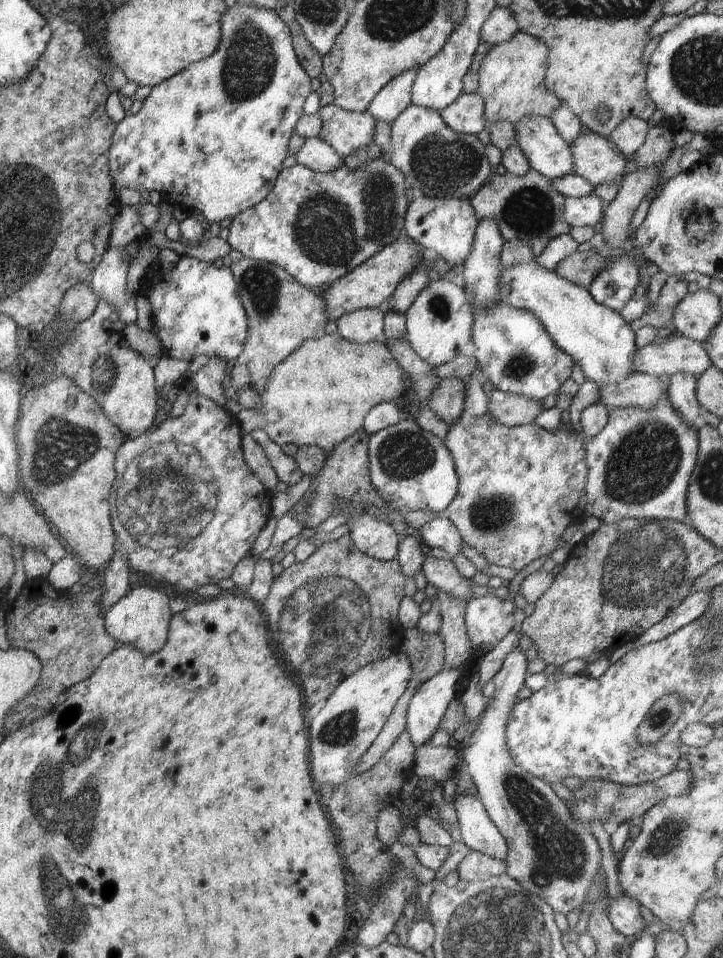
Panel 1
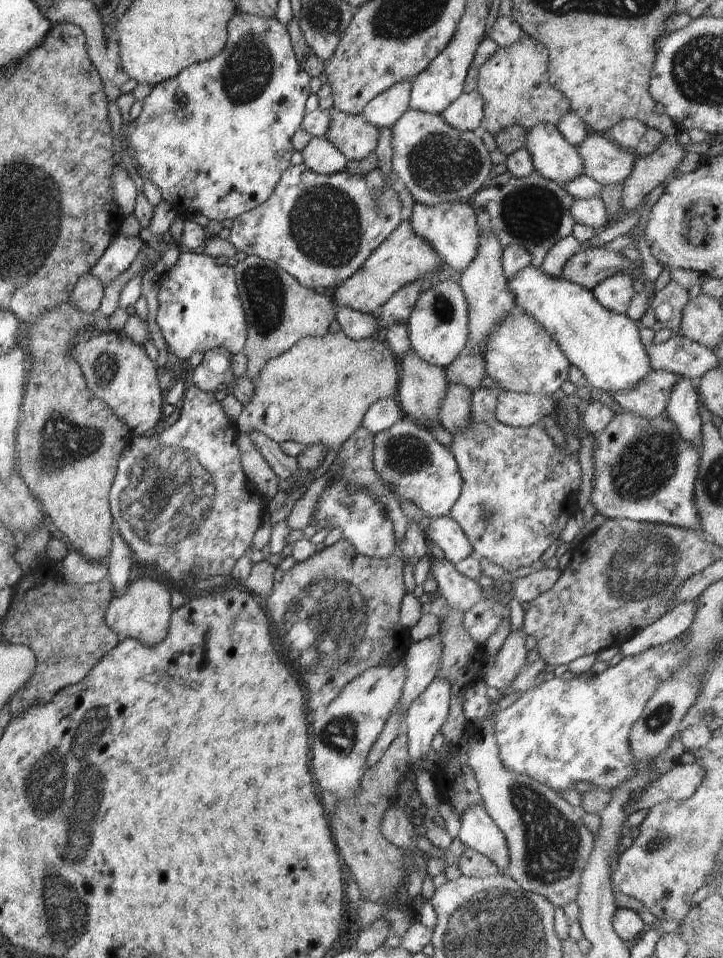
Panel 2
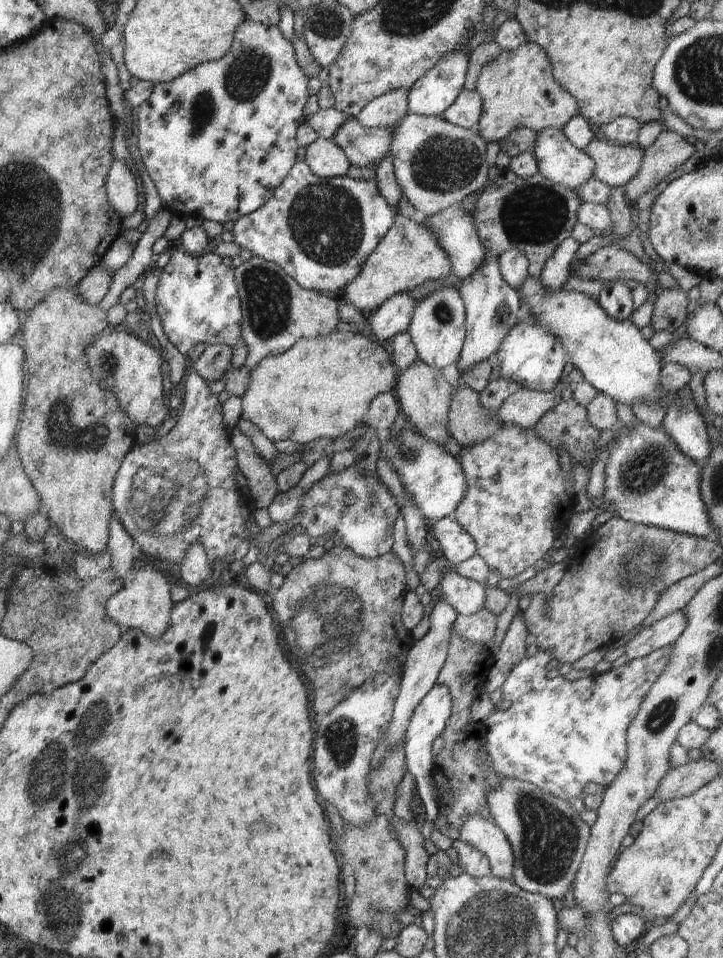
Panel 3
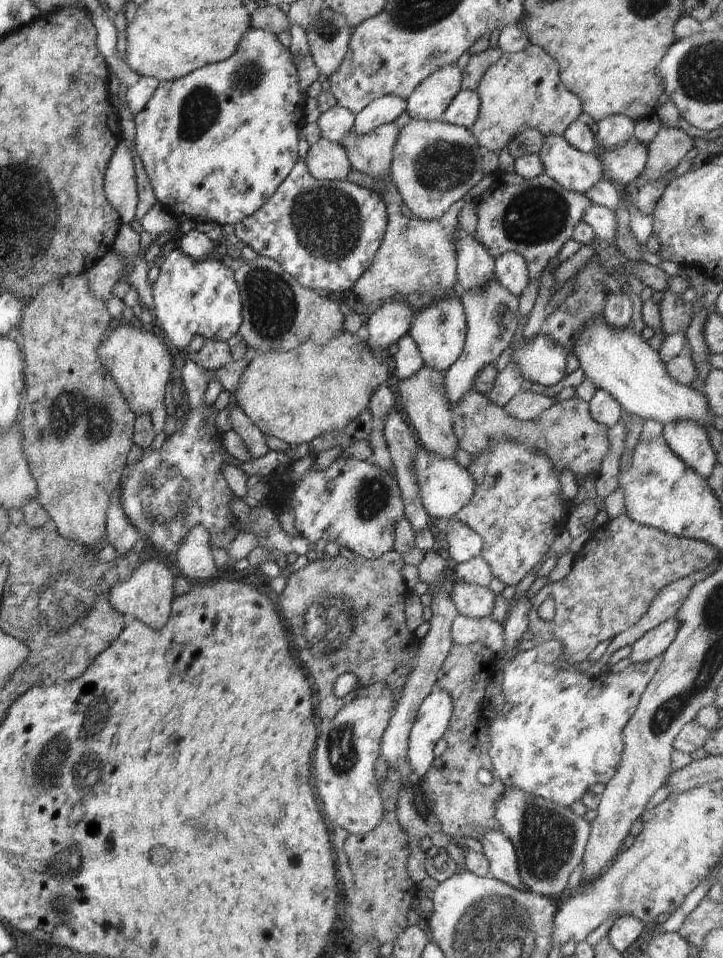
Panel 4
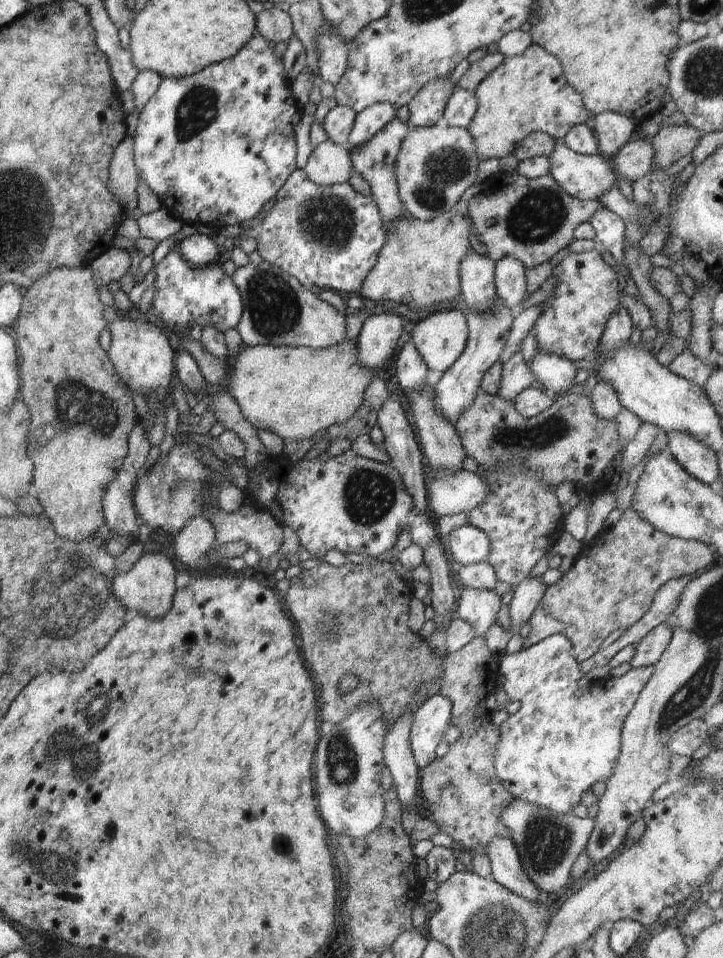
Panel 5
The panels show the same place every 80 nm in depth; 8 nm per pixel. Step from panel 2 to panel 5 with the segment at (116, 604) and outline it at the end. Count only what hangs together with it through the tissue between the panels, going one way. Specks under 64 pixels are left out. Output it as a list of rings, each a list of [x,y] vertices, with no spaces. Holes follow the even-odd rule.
[[[157,554],[142,555],[142,558],[126,573],[120,573],[113,580],[113,593],[121,602],[121,605],[129,611],[130,614],[136,613],[150,617],[153,619],[162,618],[172,608],[173,596],[177,591],[175,585],[176,571],[174,570],[174,564],[166,558],[166,556]]]

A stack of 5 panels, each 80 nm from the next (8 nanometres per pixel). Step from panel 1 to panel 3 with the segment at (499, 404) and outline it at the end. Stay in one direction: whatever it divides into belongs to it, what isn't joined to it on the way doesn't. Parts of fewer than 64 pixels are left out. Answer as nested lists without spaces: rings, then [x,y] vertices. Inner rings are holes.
[[[520,388],[504,399],[497,418],[505,425],[532,429],[548,411],[561,401],[558,391],[542,392]]]

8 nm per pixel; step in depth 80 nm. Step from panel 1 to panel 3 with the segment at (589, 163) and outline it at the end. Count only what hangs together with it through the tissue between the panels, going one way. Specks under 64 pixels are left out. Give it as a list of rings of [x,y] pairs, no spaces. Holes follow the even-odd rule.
[[[597,135],[584,152],[594,161],[593,177],[613,189],[635,177],[644,151],[636,145],[614,144]]]

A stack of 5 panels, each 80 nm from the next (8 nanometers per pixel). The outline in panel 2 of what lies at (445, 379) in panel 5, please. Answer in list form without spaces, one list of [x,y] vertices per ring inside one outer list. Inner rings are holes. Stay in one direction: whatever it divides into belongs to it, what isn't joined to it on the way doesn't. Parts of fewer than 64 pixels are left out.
[[[488,231],[480,233],[478,252],[474,255],[474,260],[463,270],[460,277],[461,289],[466,297],[469,306],[469,338],[476,341],[476,349],[483,354],[486,337],[489,332],[500,321],[505,321],[505,316],[509,315],[515,307],[513,294],[507,285],[507,278],[501,263],[503,246],[498,237]]]

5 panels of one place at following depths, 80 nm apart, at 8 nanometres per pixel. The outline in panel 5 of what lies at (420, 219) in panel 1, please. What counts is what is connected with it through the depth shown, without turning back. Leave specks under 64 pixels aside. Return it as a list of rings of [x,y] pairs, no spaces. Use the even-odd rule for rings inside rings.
[[[473,245],[471,248],[469,253],[466,253],[461,260],[459,268],[460,292],[463,300],[466,301],[467,306],[471,309],[489,311],[493,307],[494,299],[498,297],[495,287],[495,262],[486,255],[480,255],[480,253],[474,251]]]

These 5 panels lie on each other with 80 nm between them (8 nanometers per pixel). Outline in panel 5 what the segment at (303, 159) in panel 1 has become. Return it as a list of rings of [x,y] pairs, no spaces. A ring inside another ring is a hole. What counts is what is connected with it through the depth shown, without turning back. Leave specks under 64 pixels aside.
[[[328,139],[313,148],[303,171],[313,183],[333,185],[346,183],[352,166],[346,146]]]

